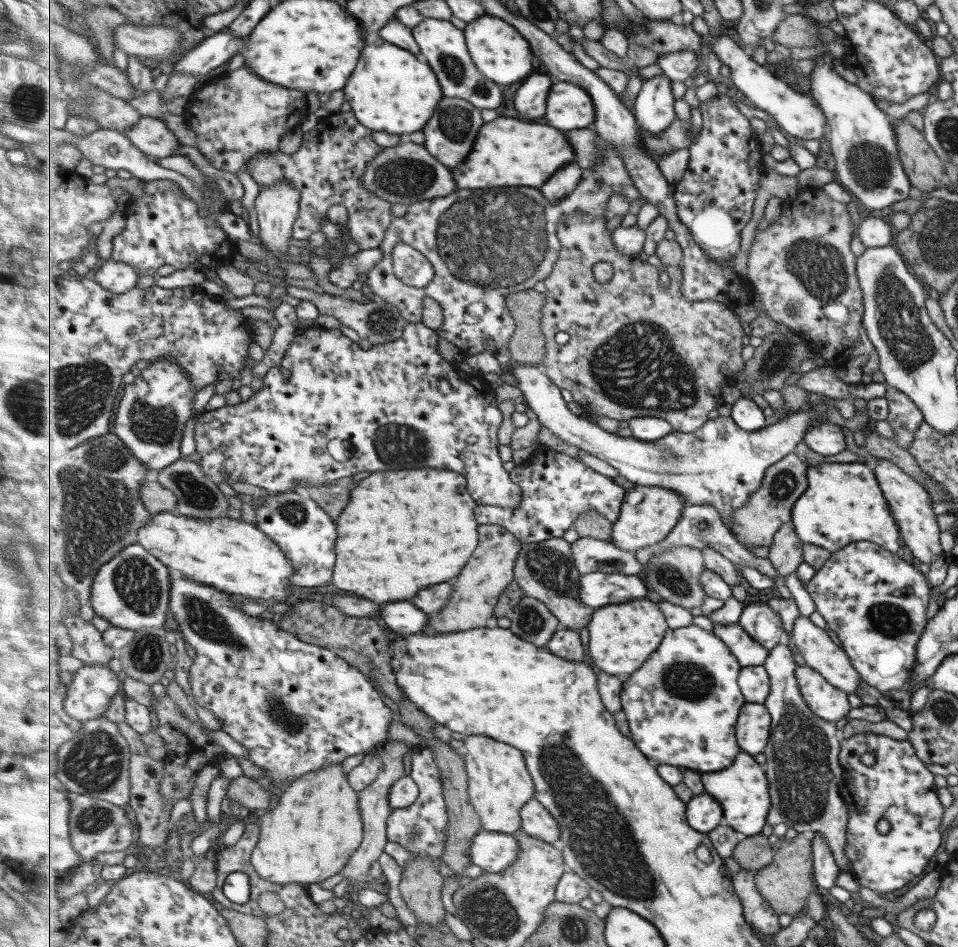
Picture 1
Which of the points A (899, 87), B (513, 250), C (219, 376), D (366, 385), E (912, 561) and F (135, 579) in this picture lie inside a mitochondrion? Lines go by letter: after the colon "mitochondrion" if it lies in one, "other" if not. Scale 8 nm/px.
A: other
B: mitochondrion
C: other
D: other
E: other
F: mitochondrion

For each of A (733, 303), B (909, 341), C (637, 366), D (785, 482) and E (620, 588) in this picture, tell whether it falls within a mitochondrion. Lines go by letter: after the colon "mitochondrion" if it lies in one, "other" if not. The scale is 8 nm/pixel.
A: other
B: mitochondrion
C: mitochondrion
D: mitochondrion
E: other

